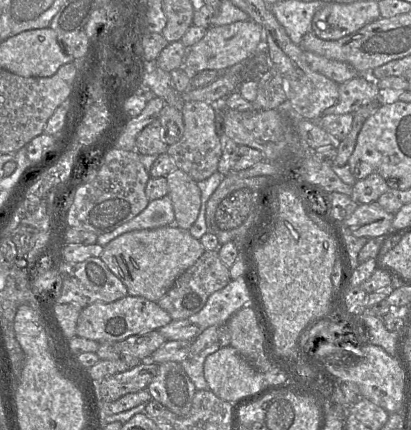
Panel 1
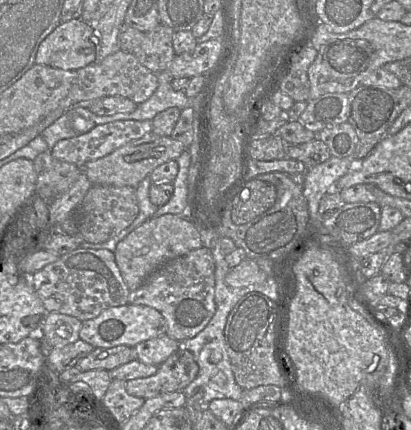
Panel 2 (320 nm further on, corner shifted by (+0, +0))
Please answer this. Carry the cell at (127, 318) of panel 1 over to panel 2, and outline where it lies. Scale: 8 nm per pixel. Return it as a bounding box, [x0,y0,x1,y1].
[79,304,166,348]

